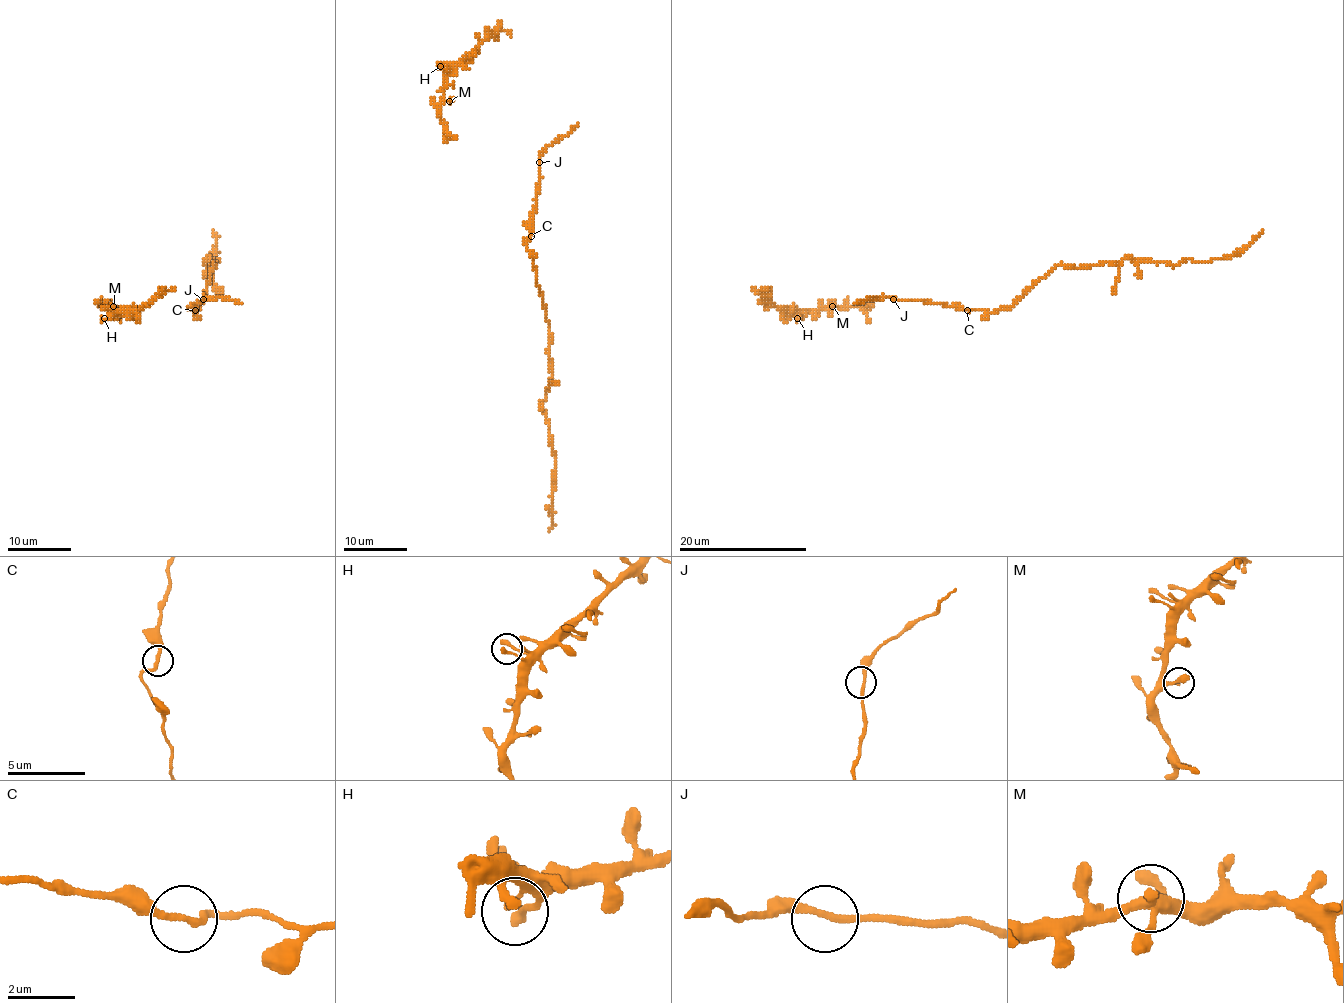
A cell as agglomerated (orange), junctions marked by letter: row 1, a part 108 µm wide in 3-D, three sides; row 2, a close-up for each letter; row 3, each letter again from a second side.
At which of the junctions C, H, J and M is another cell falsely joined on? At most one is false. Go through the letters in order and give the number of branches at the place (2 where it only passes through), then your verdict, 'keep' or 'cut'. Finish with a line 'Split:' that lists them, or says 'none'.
C: branches 2; keep
H: branches 1; keep
J: branches 2; keep
M: branches 2; keep
Split: none

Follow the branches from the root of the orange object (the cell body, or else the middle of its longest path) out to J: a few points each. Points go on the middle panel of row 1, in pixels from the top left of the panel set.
J: (524, 242), (531, 235), (540, 180), (539, 162)

